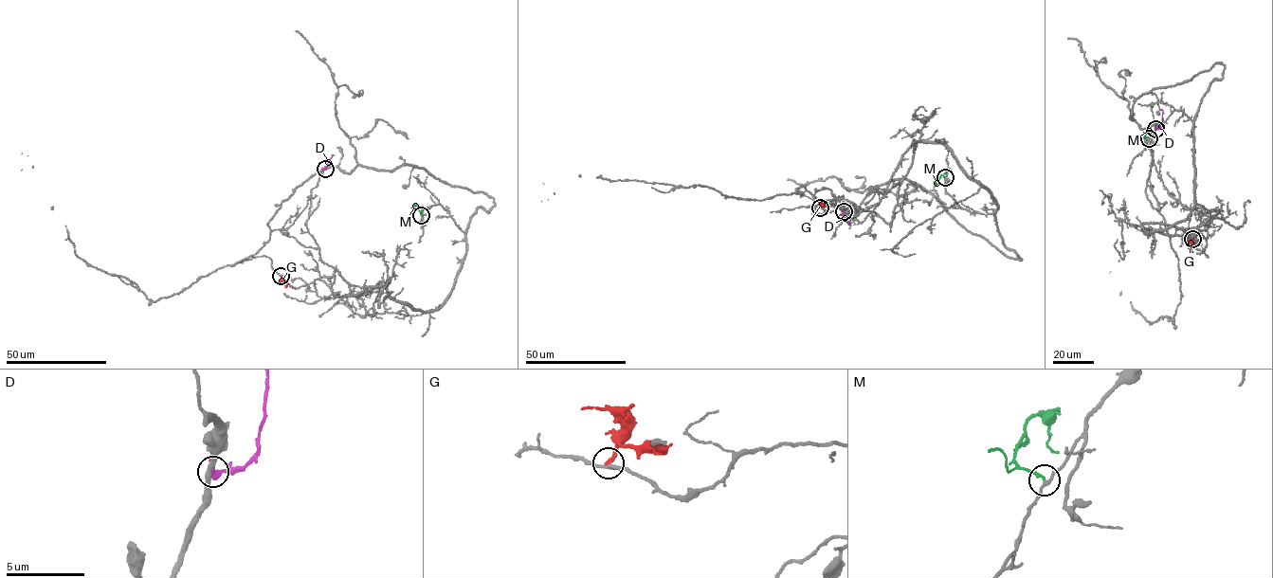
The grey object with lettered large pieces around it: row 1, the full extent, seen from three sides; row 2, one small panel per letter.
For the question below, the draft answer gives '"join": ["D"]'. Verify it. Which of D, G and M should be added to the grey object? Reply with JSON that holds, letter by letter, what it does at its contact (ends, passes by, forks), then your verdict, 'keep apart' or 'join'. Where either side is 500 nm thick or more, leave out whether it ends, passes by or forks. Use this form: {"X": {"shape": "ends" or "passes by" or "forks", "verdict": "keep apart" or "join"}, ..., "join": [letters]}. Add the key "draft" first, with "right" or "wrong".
{"draft": "wrong", "D": {"shape": "ends", "verdict": "keep apart"}, "G": {"shape": "ends", "verdict": "keep apart"}, "M": {"shape": "ends", "verdict": "keep apart"}, "join": []}

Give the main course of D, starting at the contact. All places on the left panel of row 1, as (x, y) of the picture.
D: (325, 169), (334, 154)

